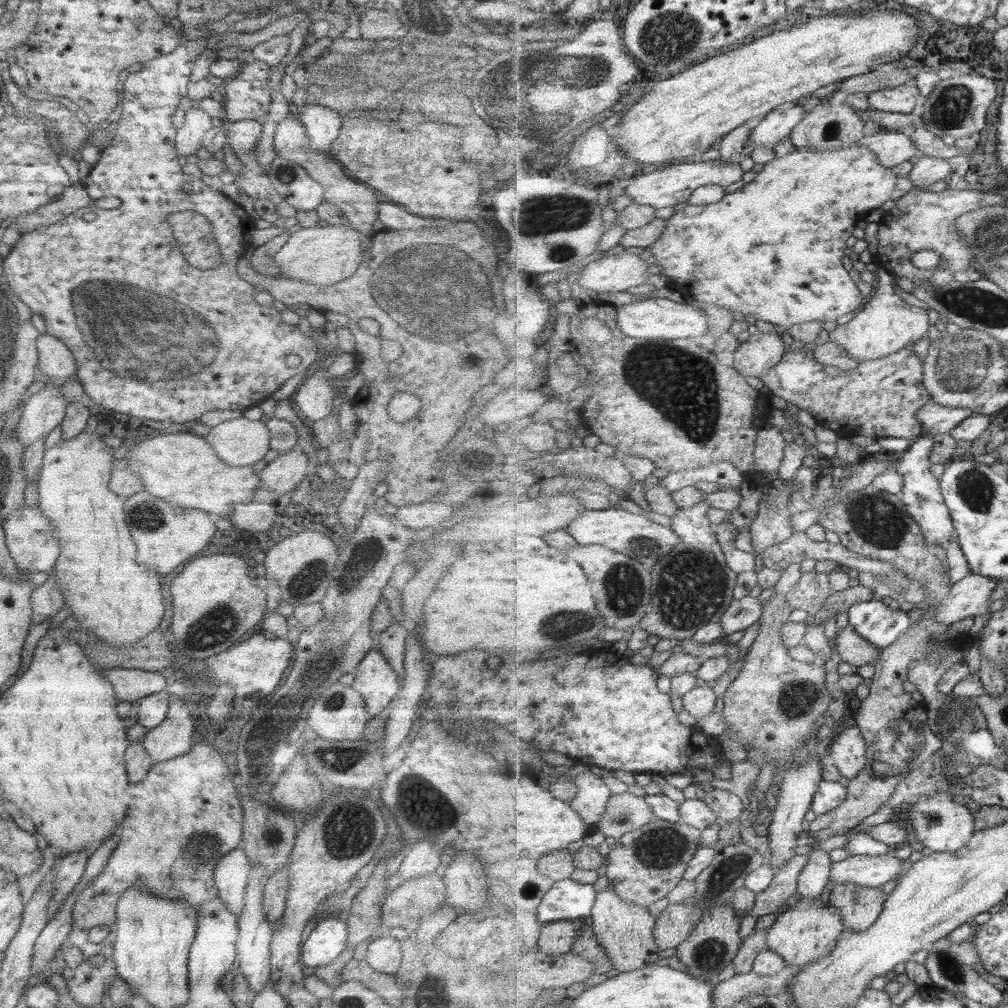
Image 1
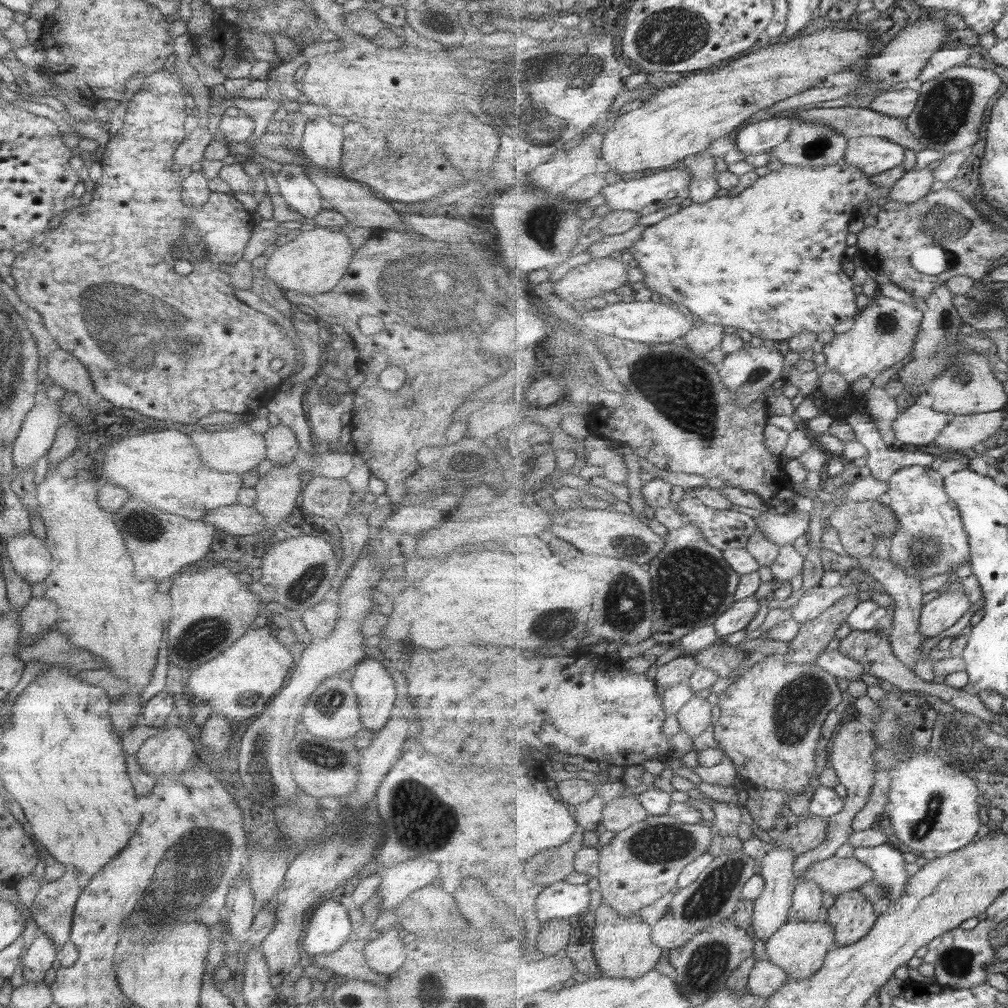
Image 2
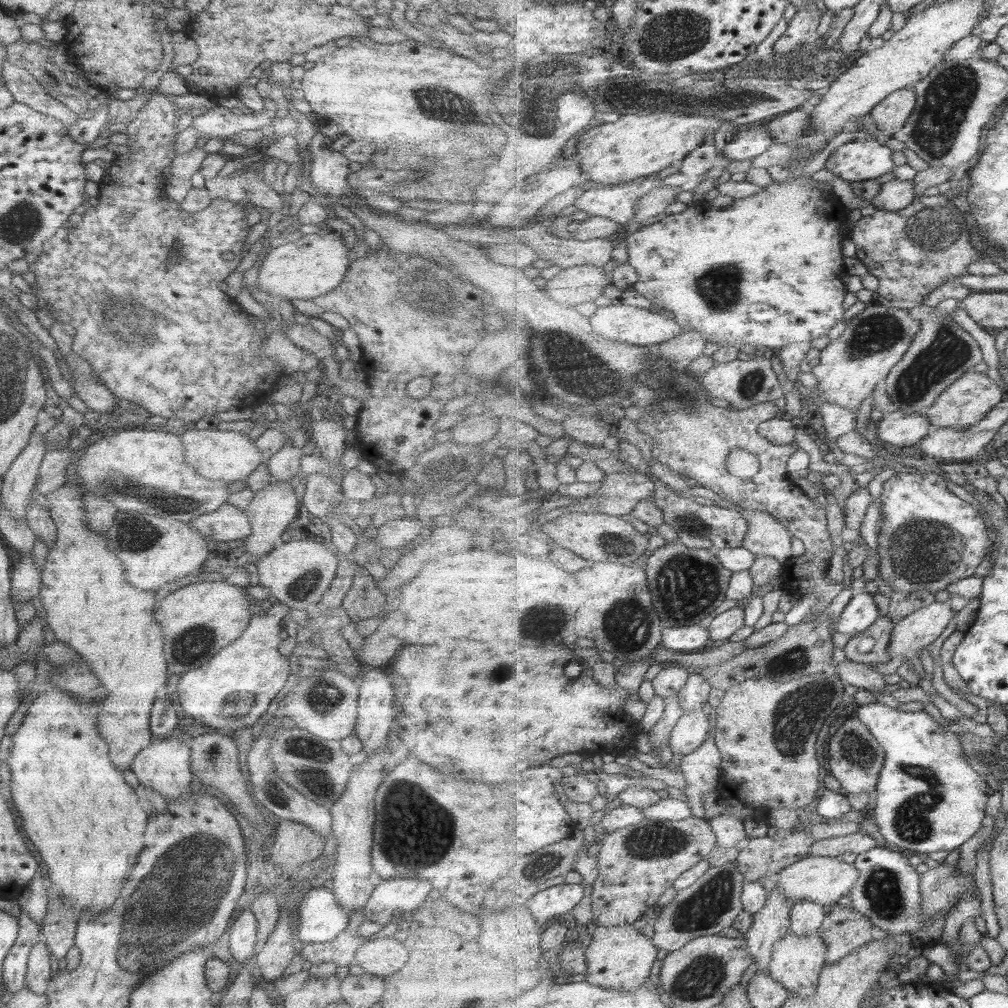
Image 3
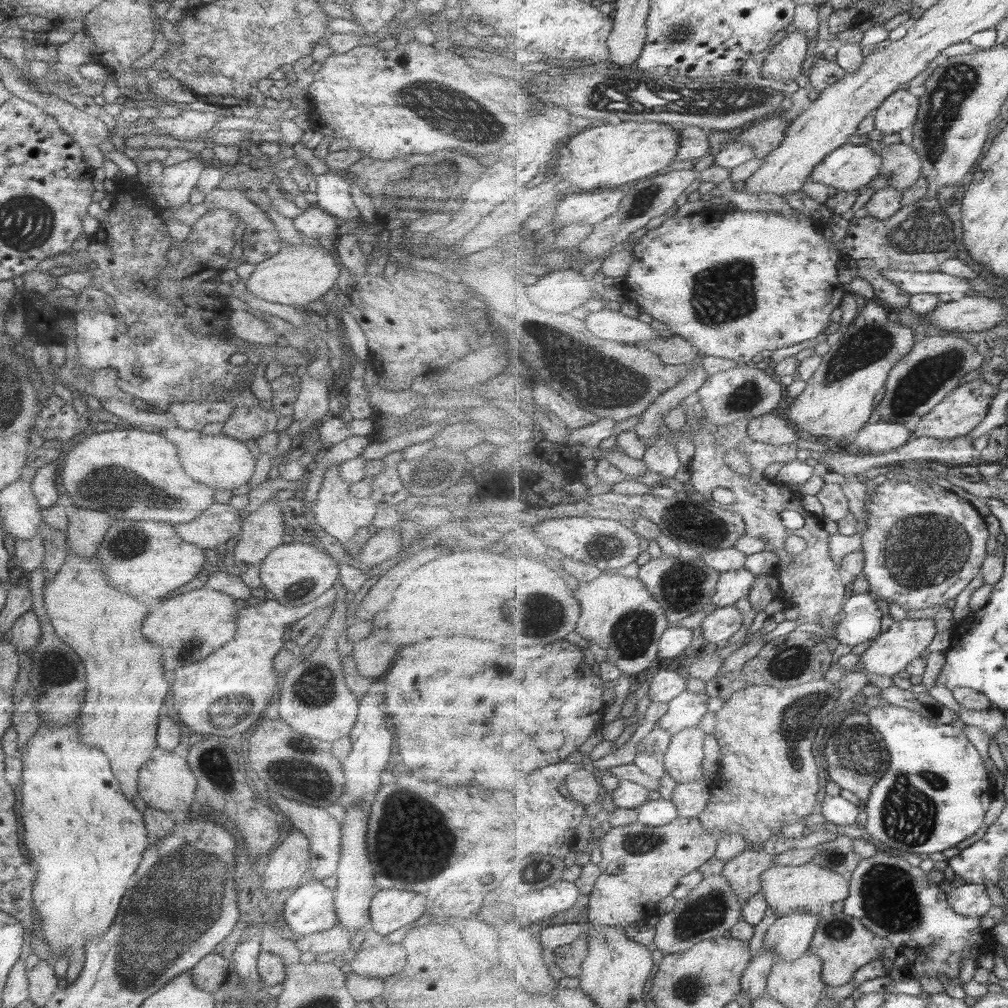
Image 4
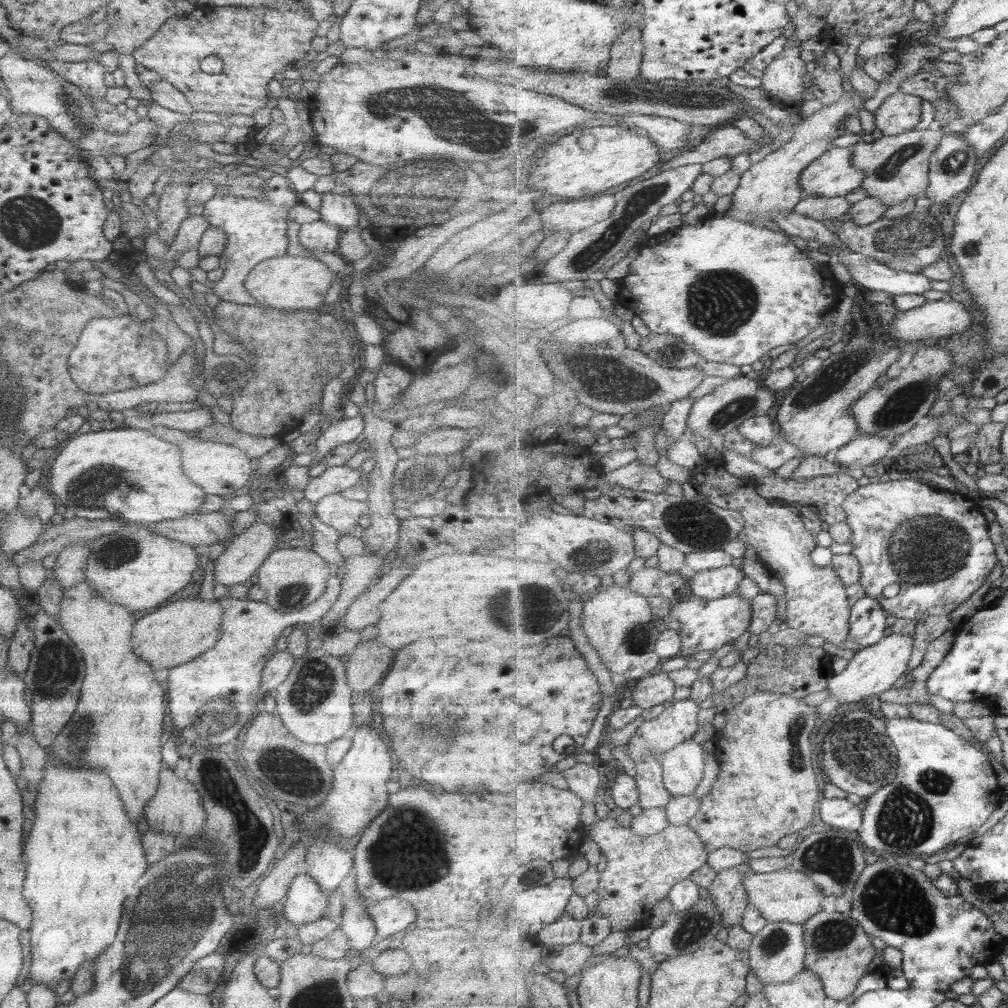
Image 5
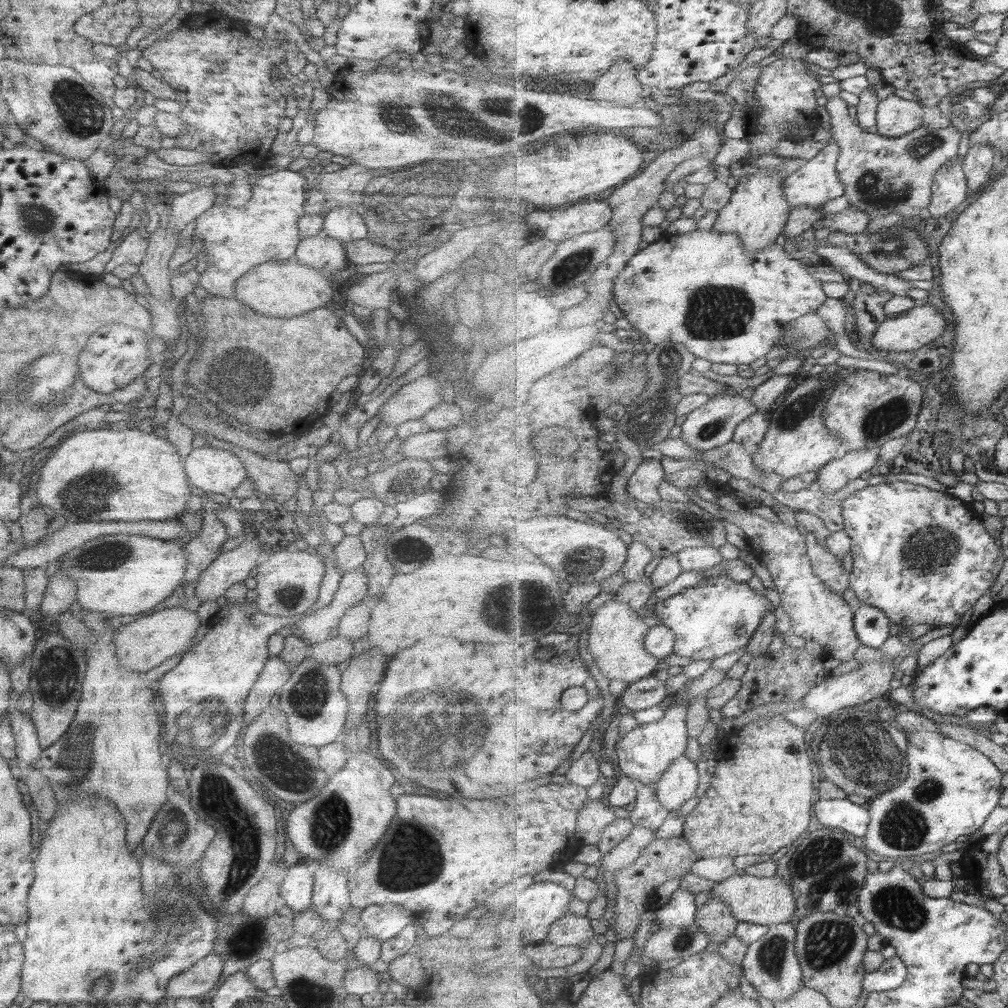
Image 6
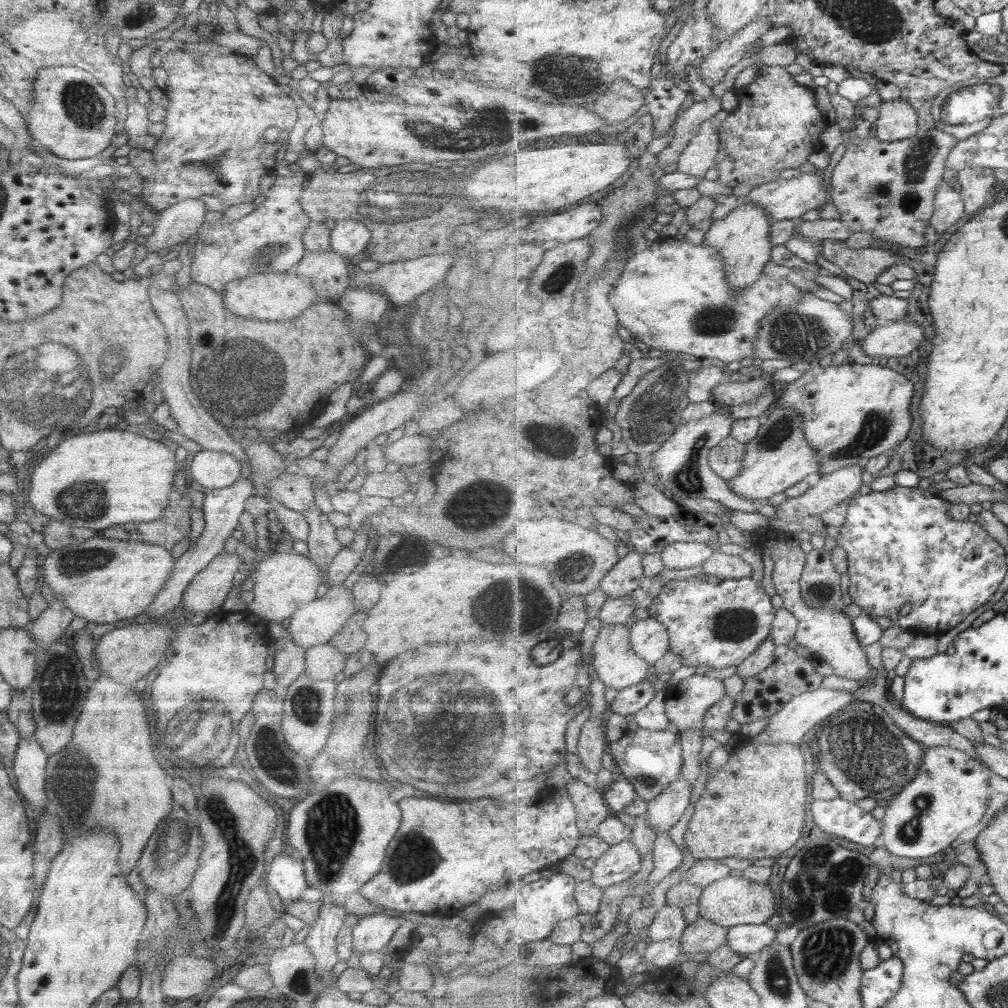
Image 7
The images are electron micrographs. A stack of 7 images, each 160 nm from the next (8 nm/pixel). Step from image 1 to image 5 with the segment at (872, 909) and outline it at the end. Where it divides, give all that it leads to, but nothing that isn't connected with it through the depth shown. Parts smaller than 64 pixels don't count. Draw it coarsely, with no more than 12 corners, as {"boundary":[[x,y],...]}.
{"boundary":[[850,912],[814,914],[804,968],[828,998],[852,999],[876,959]]}

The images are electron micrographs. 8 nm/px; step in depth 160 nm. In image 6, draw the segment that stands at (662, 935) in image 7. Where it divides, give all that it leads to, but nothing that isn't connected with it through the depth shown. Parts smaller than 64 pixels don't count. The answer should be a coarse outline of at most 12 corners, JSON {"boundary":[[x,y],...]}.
{"boundary":[[678,887],[657,908],[659,928],[696,922],[695,894]]}

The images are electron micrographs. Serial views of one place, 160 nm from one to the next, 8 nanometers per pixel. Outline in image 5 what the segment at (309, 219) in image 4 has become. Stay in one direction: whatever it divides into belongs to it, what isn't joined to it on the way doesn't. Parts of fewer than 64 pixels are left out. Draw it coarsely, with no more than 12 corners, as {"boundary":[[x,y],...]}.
{"boundary":[[321,220],[297,237],[307,251],[335,252],[340,231]]}

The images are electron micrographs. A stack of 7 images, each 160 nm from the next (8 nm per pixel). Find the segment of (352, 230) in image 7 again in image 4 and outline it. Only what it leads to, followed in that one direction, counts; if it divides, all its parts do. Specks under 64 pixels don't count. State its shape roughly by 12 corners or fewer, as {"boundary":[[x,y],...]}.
{"boundary":[[343,172],[313,177],[316,206],[339,223],[358,216]]}

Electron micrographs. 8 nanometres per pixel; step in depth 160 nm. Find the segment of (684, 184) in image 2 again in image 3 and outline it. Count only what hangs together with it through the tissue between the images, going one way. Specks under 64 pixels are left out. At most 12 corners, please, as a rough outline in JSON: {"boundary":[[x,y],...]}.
{"boundary":[[661,179],[595,186],[574,206],[591,217],[632,222],[638,200]]}

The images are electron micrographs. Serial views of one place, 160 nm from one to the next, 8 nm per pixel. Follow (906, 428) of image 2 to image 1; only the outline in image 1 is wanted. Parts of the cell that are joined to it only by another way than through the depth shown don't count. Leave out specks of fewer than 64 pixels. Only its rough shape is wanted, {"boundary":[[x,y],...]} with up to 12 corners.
{"boundary":[[927,403],[916,417],[923,434],[947,434],[973,413]]}

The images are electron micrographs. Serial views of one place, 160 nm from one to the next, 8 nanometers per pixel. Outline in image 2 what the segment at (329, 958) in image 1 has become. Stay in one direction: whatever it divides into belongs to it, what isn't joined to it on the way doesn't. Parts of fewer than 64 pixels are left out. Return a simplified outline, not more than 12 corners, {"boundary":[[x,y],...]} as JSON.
{"boundary":[[324,897],[309,916],[301,948],[333,952],[353,929],[347,907]]}

